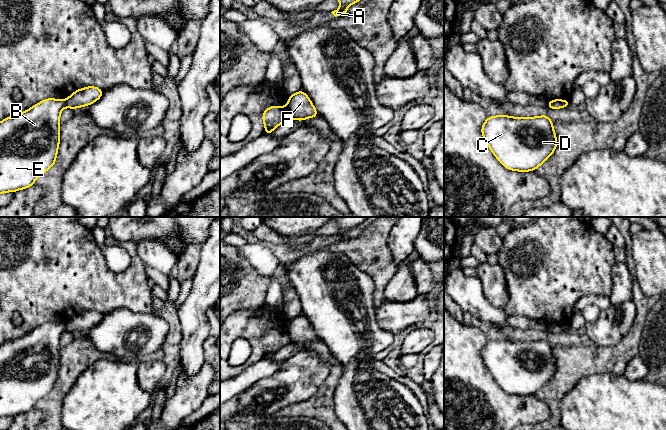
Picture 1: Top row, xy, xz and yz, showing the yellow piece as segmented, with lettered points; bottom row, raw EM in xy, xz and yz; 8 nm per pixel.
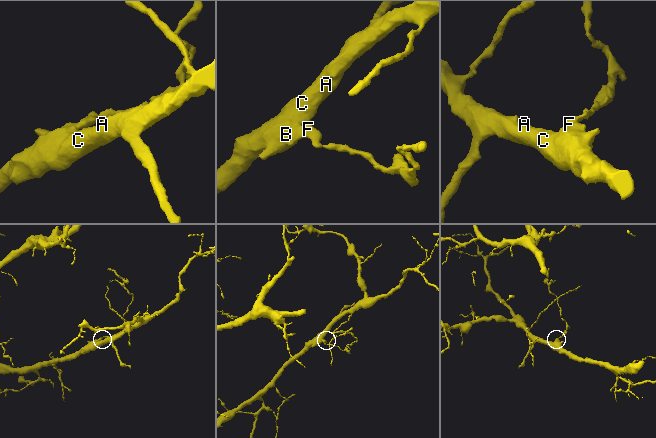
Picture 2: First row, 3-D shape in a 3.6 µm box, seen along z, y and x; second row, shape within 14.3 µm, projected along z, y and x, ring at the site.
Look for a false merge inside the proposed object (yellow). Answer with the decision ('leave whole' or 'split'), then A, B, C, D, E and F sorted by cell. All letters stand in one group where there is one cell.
split | A B C D E / F

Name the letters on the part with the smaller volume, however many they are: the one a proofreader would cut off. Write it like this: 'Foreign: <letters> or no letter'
Foreign: F

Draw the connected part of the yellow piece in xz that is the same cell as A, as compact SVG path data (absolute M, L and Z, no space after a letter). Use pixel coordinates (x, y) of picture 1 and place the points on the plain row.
M332 217L331 220L338 222L340 226L340 231L337 234L332 235L331 237L337 241L343 238L349 238L347 231L359 226L365 222L369 217Z

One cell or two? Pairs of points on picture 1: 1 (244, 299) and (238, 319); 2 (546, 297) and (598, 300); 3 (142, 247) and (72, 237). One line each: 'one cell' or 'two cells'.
1: two cells
2: two cells
3: two cells

